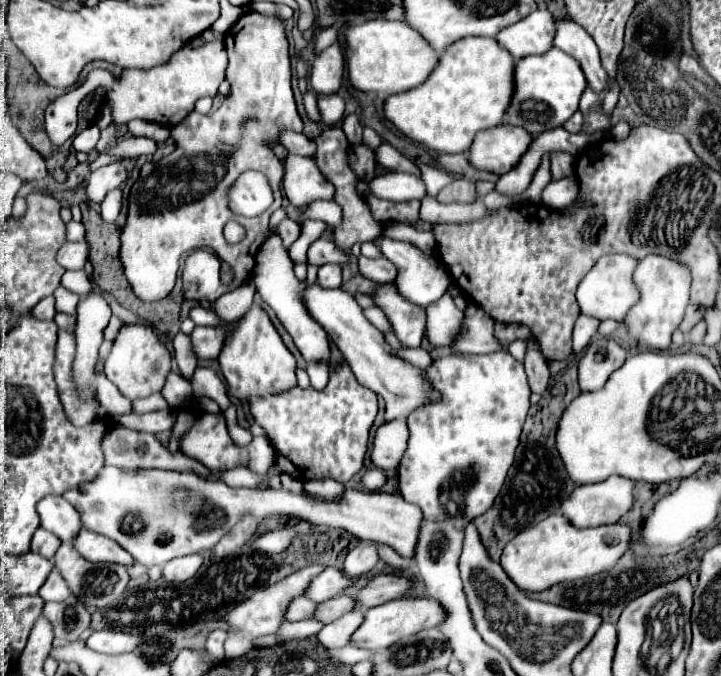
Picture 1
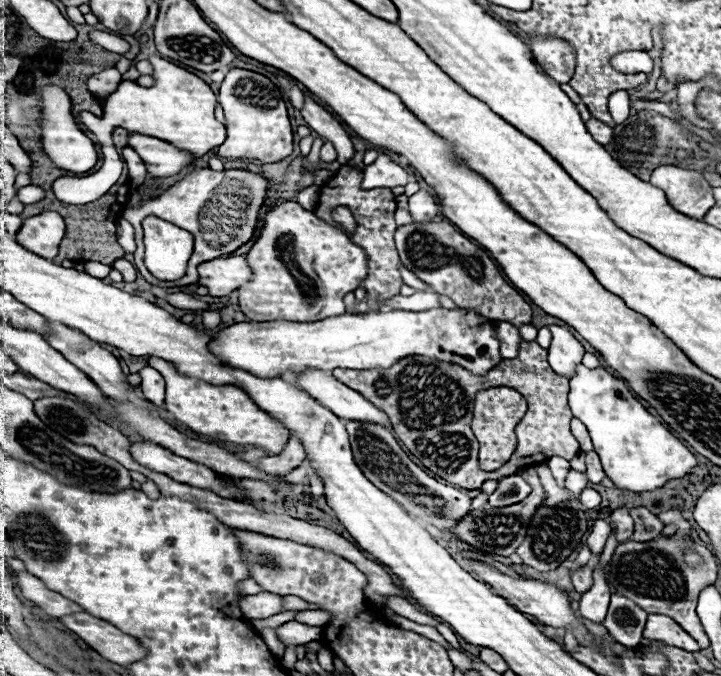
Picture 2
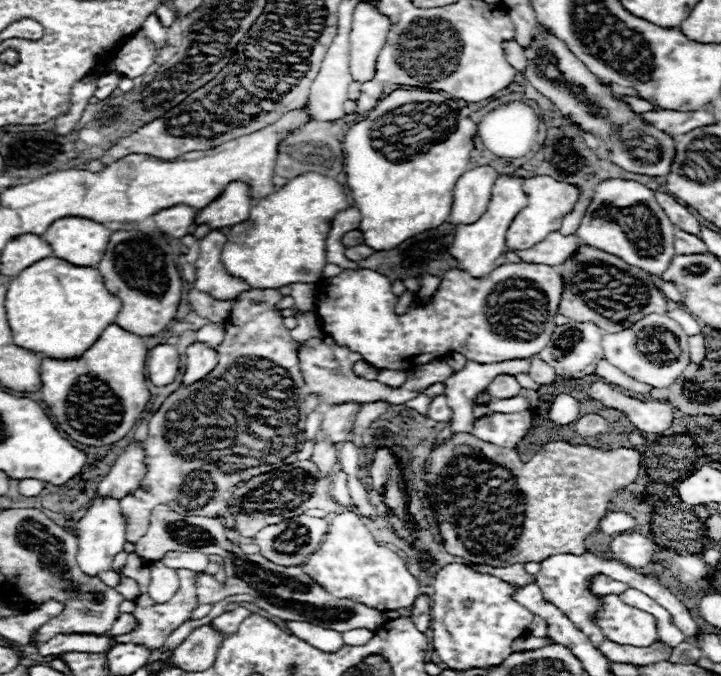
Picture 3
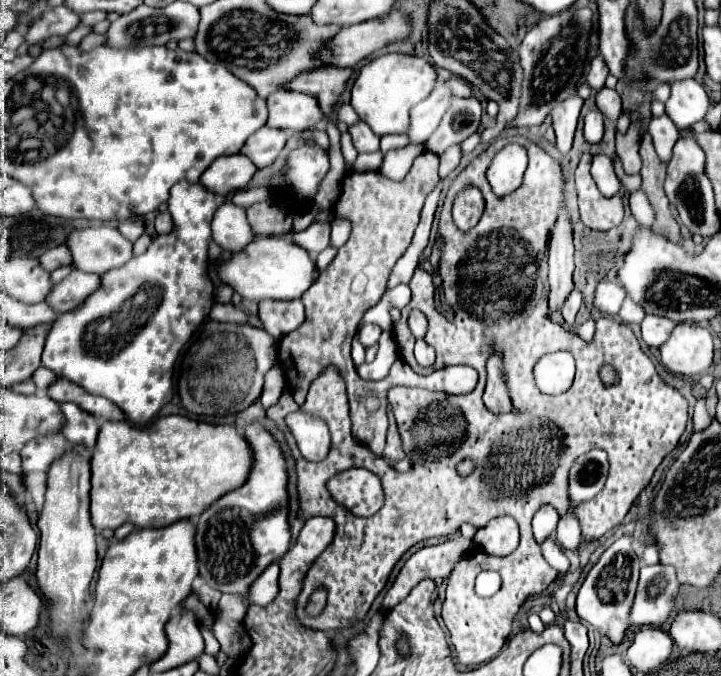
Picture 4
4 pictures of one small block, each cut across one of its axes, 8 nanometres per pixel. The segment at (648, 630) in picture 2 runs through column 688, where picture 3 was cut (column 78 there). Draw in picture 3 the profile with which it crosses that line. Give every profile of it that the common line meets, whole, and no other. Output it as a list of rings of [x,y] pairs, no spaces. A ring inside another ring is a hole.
[[[108,634],[106,636],[56,636],[54,640],[42,644],[38,648],[40,656],[60,656],[64,652],[106,652],[108,648]]]

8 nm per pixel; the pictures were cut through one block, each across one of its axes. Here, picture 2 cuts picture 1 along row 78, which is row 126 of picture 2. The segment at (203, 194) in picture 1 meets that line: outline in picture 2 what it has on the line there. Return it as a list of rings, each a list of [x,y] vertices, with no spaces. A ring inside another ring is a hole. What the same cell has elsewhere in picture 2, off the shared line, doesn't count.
[[[232,68],[218,94],[218,102],[224,108],[228,138],[218,146],[222,158],[258,158],[264,164],[280,162],[294,152],[292,126],[286,112],[286,102],[280,90],[262,74]]]

